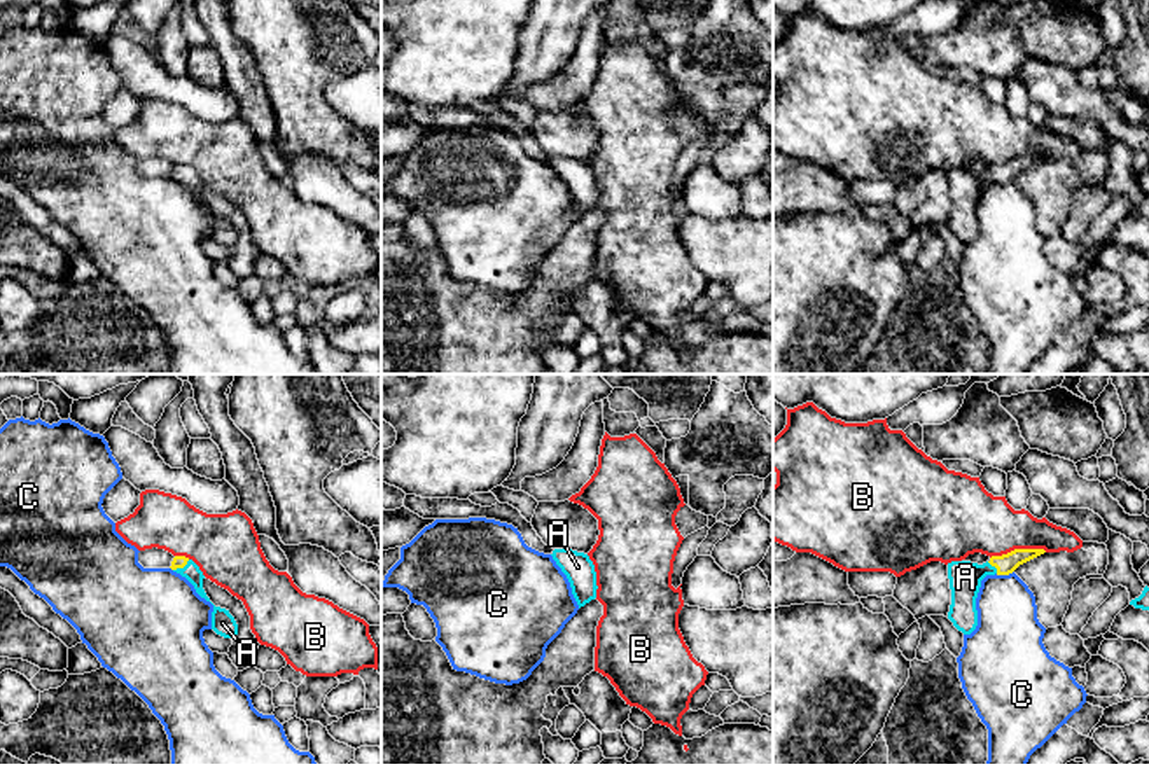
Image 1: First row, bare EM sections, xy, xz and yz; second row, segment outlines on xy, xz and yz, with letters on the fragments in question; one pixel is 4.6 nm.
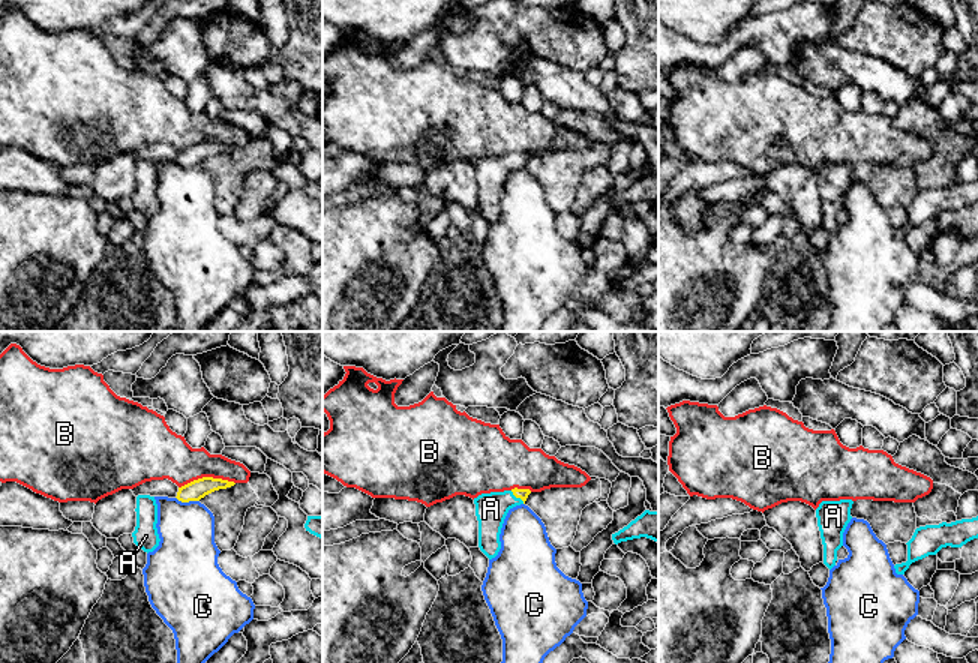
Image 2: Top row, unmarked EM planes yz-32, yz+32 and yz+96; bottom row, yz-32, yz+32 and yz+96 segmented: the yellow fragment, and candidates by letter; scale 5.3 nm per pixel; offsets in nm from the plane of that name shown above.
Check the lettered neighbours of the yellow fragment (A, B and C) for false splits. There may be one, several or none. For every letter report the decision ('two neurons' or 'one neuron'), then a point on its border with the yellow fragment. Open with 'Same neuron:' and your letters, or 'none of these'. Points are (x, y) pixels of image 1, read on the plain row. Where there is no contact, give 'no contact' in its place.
Same neuron: A
A: one neuron | xy (181, 175)
B: two neurons | yz (1018, 158)
C: two neurons | yz (1004, 182)

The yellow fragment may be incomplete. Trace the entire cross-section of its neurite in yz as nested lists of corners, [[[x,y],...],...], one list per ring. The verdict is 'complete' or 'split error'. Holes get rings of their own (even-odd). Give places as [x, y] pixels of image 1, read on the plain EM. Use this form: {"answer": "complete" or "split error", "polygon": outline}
{"answer": "split error", "polygon": [[[1014,157],[1002,164],[992,164],[986,171],[971,170],[948,171],[948,187],[951,198],[951,213],[948,227],[964,243],[971,243],[978,234],[976,206],[981,189],[986,184],[1009,184],[1020,173],[1044,163],[1044,157]]]}

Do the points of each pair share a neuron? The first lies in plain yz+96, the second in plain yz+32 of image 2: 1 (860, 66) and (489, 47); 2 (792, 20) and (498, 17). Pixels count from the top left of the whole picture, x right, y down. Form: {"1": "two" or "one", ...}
{"1": "two", "2": "one"}

